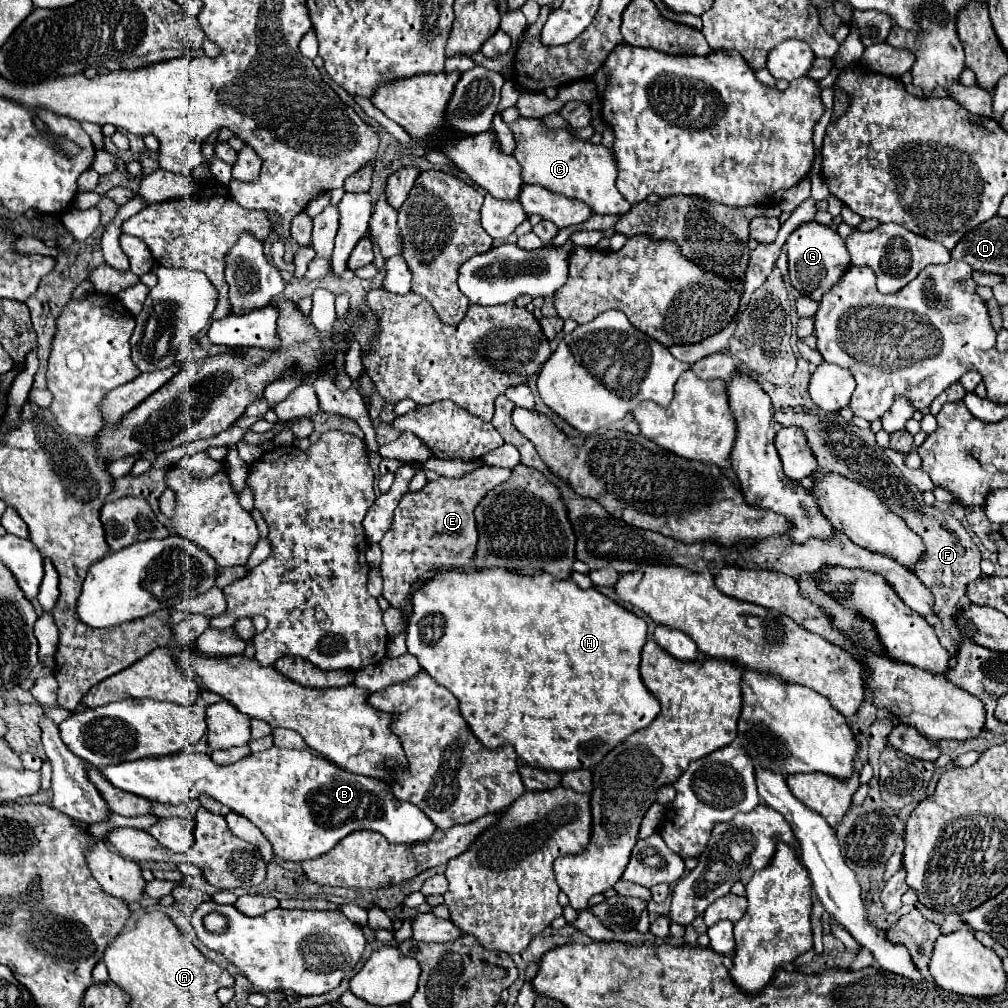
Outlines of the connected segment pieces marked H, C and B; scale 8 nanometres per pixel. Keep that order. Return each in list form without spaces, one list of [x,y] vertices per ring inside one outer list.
[[[481,570],[481,572],[439,572],[433,576],[419,592],[413,594],[413,618],[407,630],[407,650],[417,656],[421,668],[435,678],[441,686],[453,692],[459,700],[459,710],[471,732],[481,740],[481,744],[489,750],[497,746],[513,746],[517,756],[539,770],[547,772],[571,772],[571,770],[591,770],[597,766],[607,752],[611,752],[617,744],[621,744],[633,732],[649,726],[659,714],[659,700],[647,690],[639,676],[639,656],[641,648],[647,640],[647,622],[633,612],[621,608],[595,588],[581,590],[573,580],[553,580],[549,574],[541,574],[537,578],[525,578],[517,574],[509,574],[507,570]]]
[[[517,118],[509,128],[515,138],[513,156],[521,166],[523,184],[539,184],[553,194],[585,202],[595,214],[625,214],[631,210],[631,204],[615,188],[617,166],[611,148],[575,138],[567,128],[549,130],[543,120],[535,118]]]
[[[273,746],[229,766],[217,766],[209,754],[185,750],[173,756],[105,766],[99,772],[119,790],[151,802],[181,804],[197,798],[197,794],[215,798],[249,818],[271,842],[275,856],[293,862],[319,858],[357,830],[379,832],[391,844],[427,842],[437,830],[415,804],[399,802],[387,782],[347,772],[309,750],[279,750]]]

